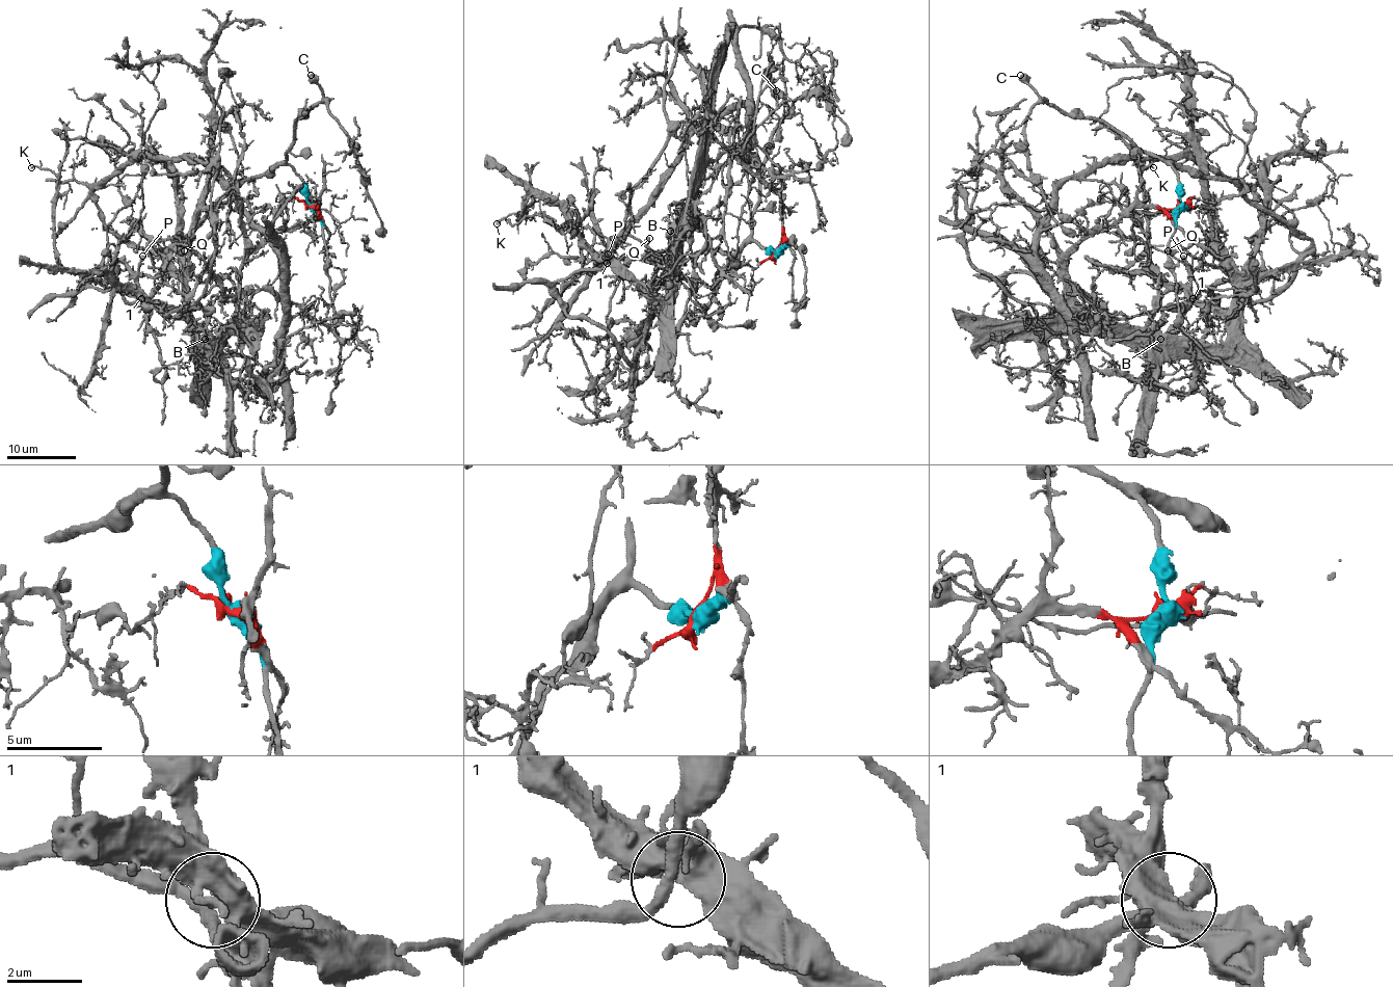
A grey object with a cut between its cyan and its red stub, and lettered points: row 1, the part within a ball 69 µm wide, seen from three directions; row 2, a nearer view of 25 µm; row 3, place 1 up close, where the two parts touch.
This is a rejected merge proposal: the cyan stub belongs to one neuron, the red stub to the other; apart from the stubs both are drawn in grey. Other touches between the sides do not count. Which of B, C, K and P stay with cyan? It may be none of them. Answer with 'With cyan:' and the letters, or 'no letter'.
With cyan: C

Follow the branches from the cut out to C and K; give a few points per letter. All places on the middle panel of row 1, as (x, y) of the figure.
C: (776, 249), (764, 249), (752, 237), (766, 148), (771, 132), (788, 109), (788, 104), (776, 90)
K: (776, 249), (781, 195), (714, 138), (664, 298), (618, 275), (557, 205), (532, 194), (520, 216), (496, 223)

